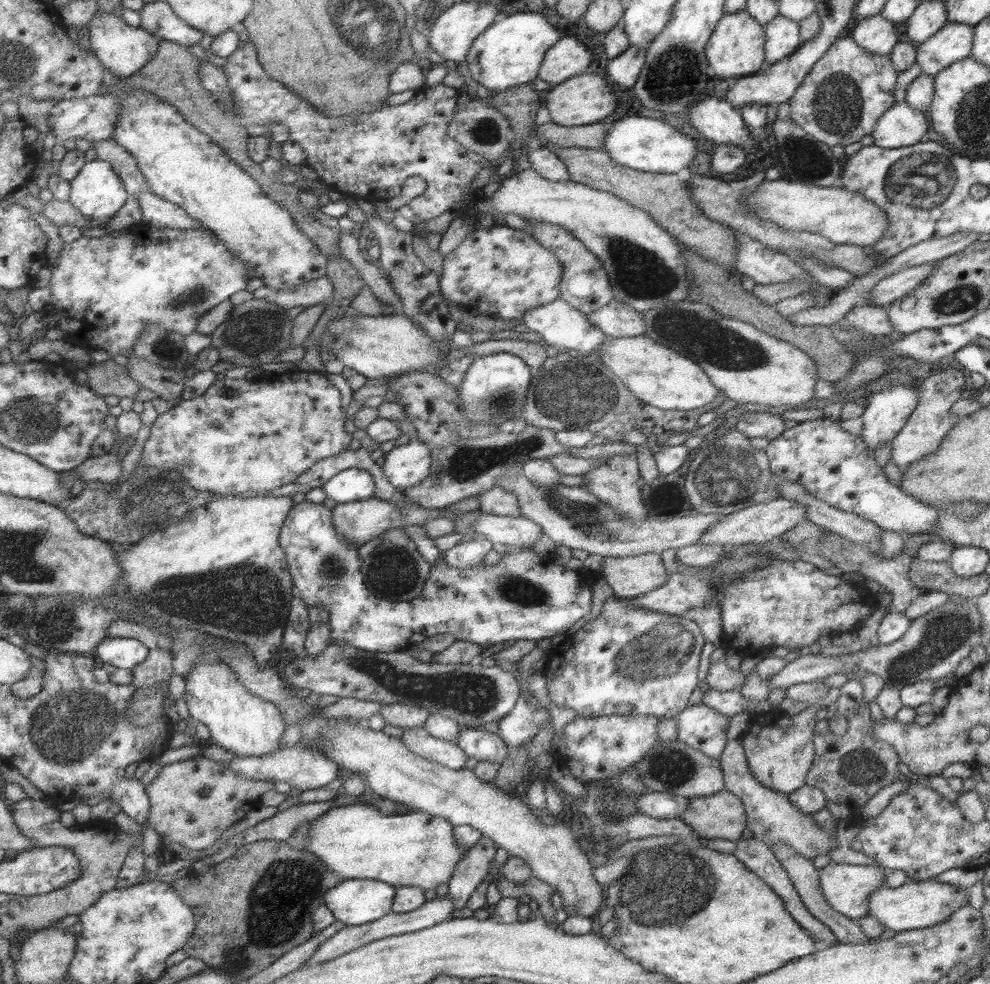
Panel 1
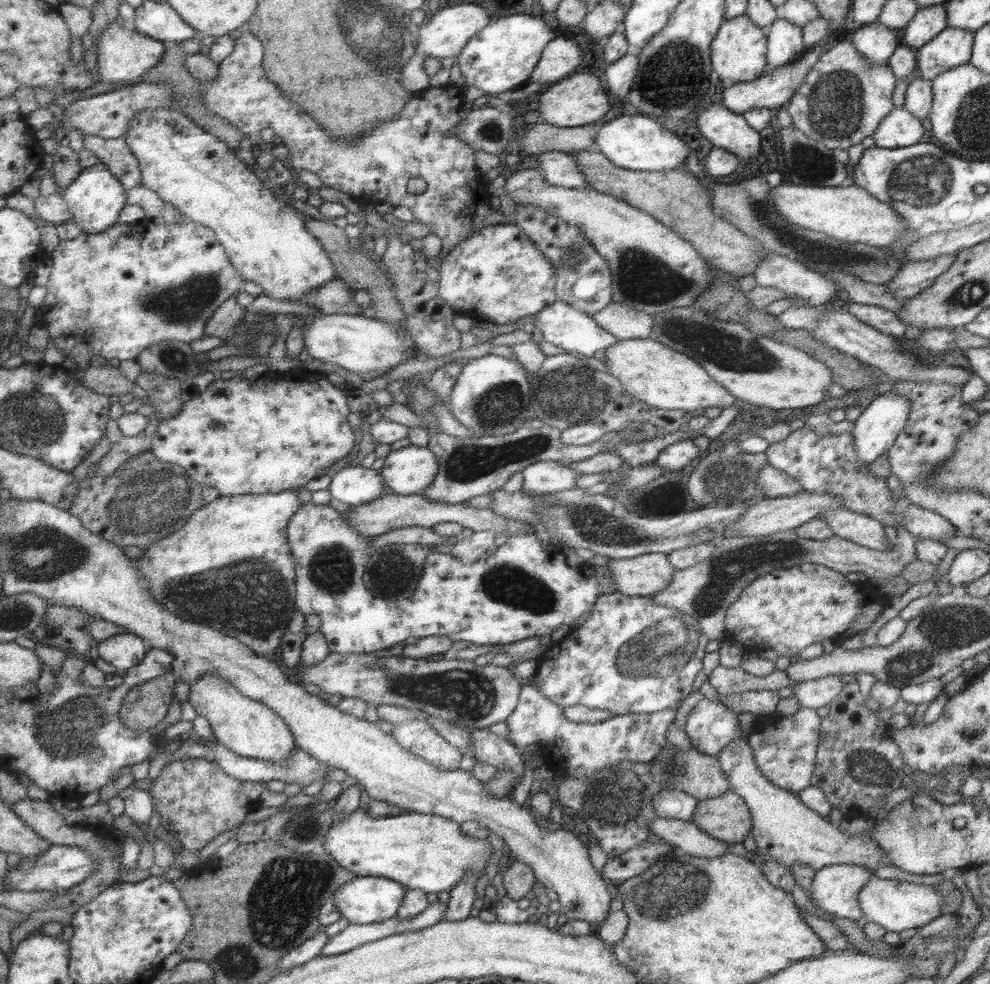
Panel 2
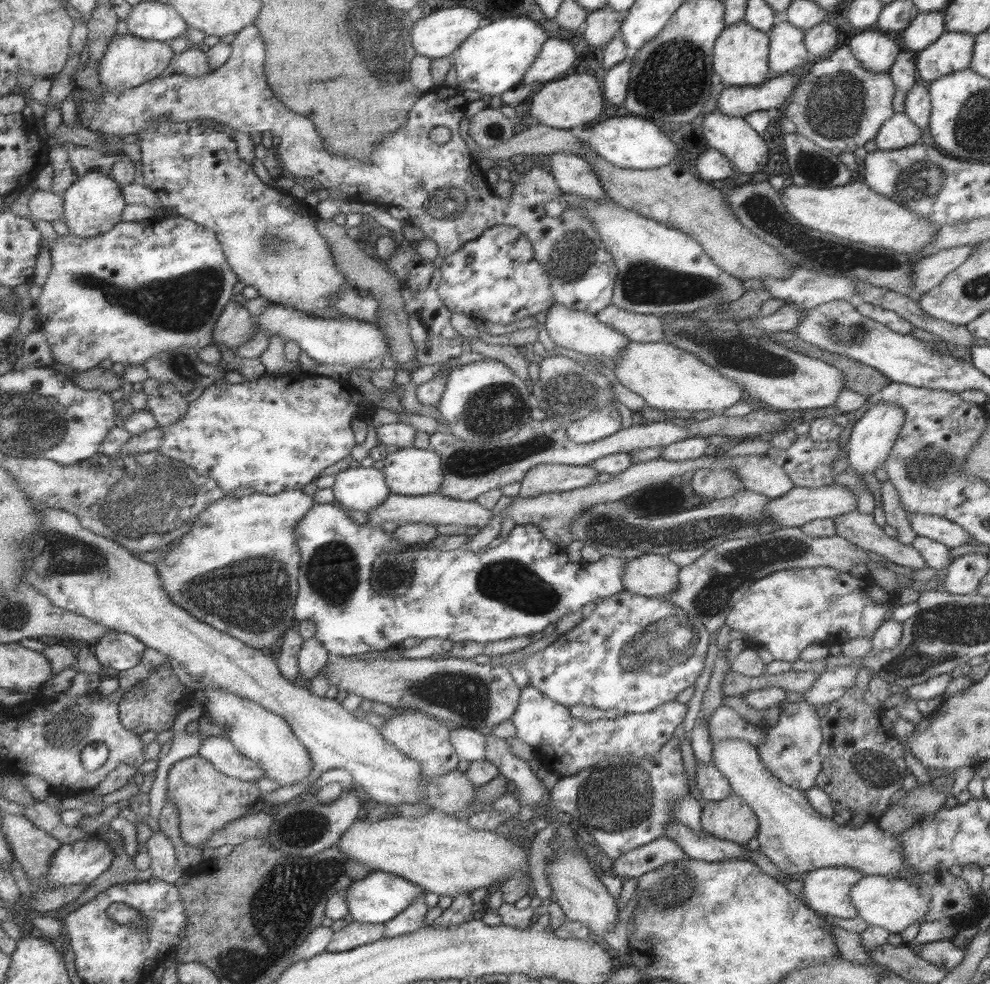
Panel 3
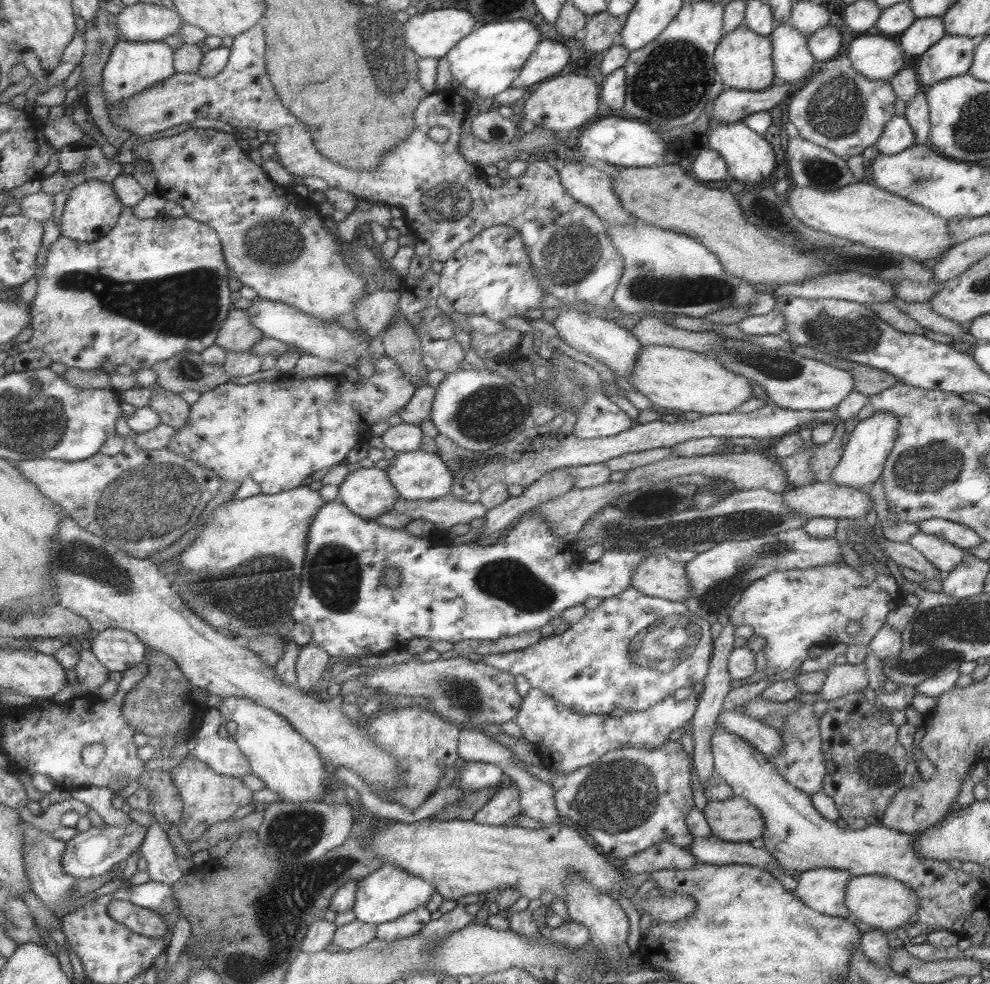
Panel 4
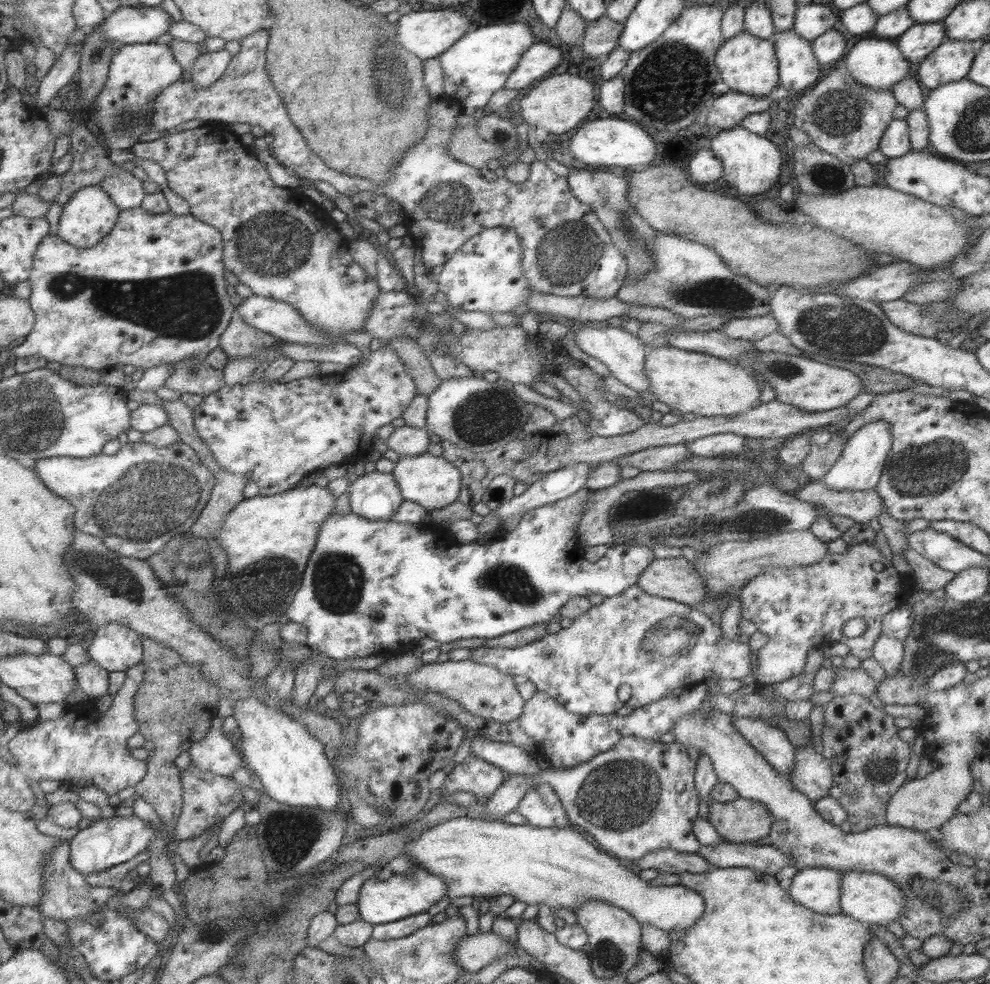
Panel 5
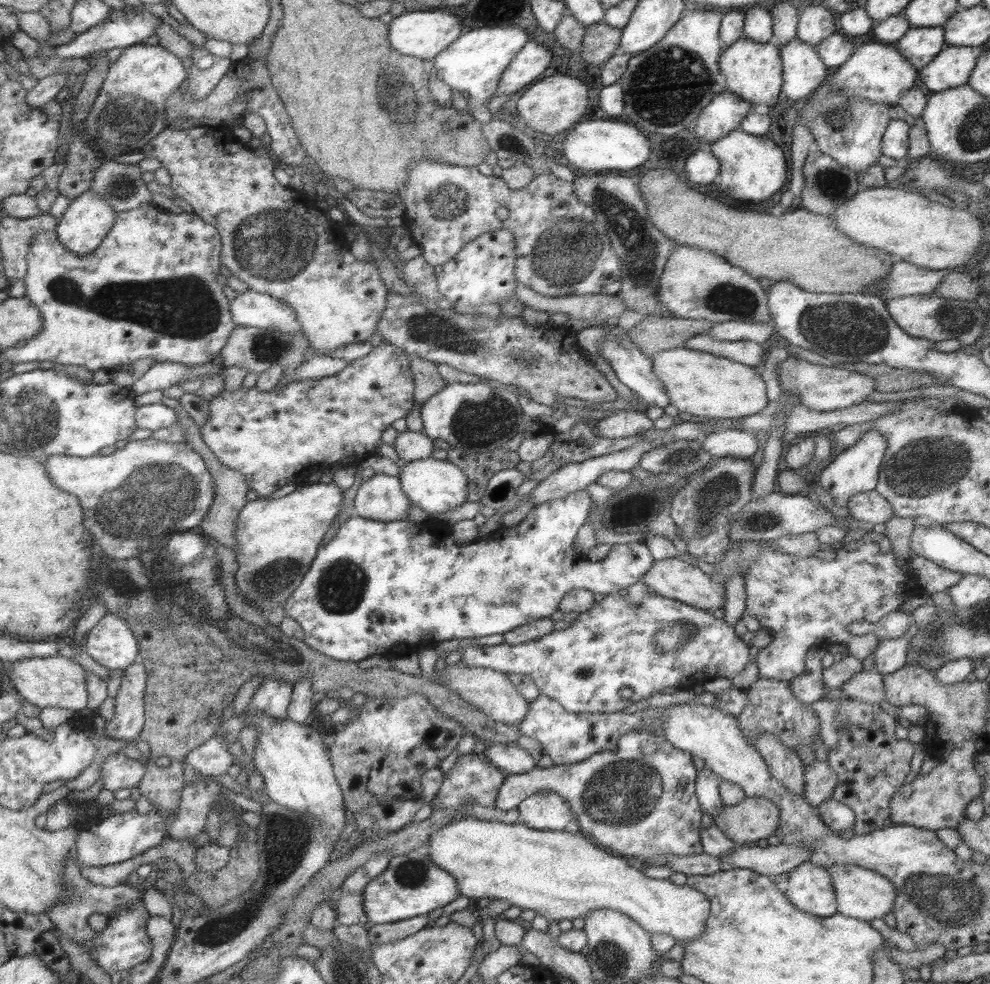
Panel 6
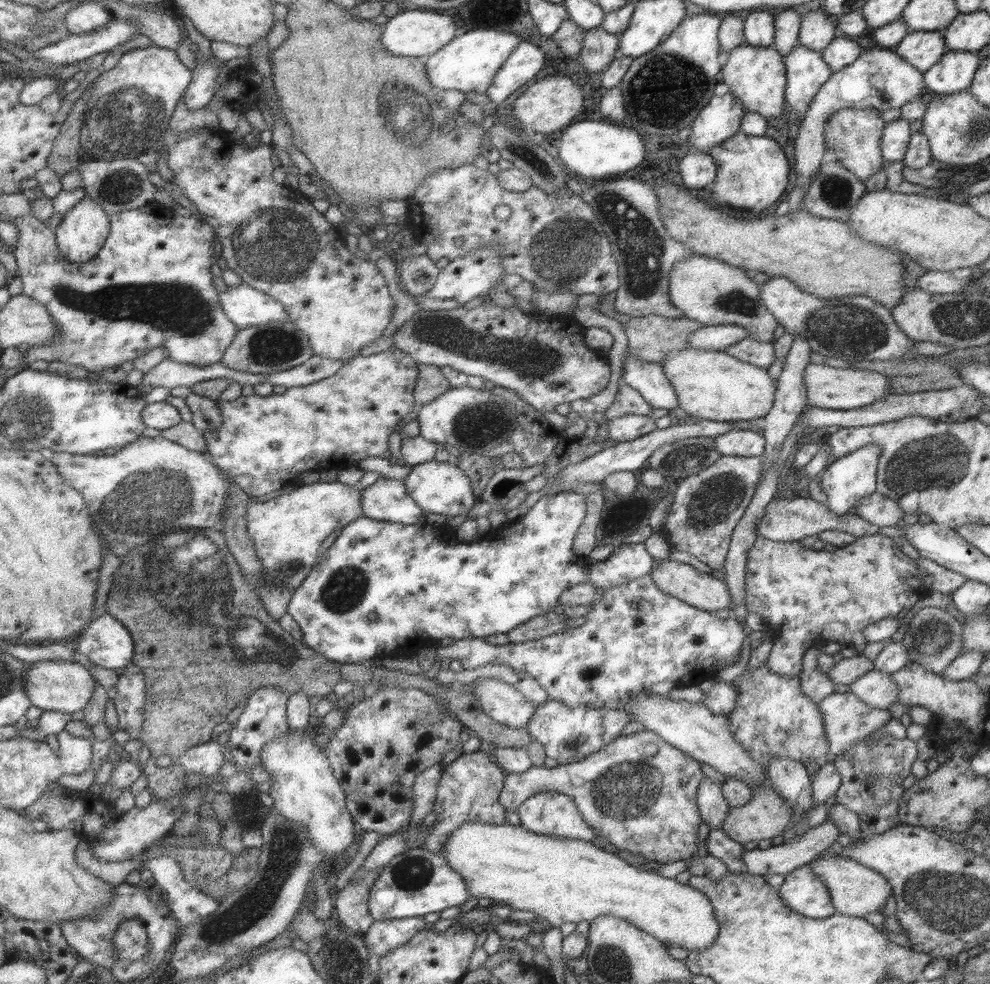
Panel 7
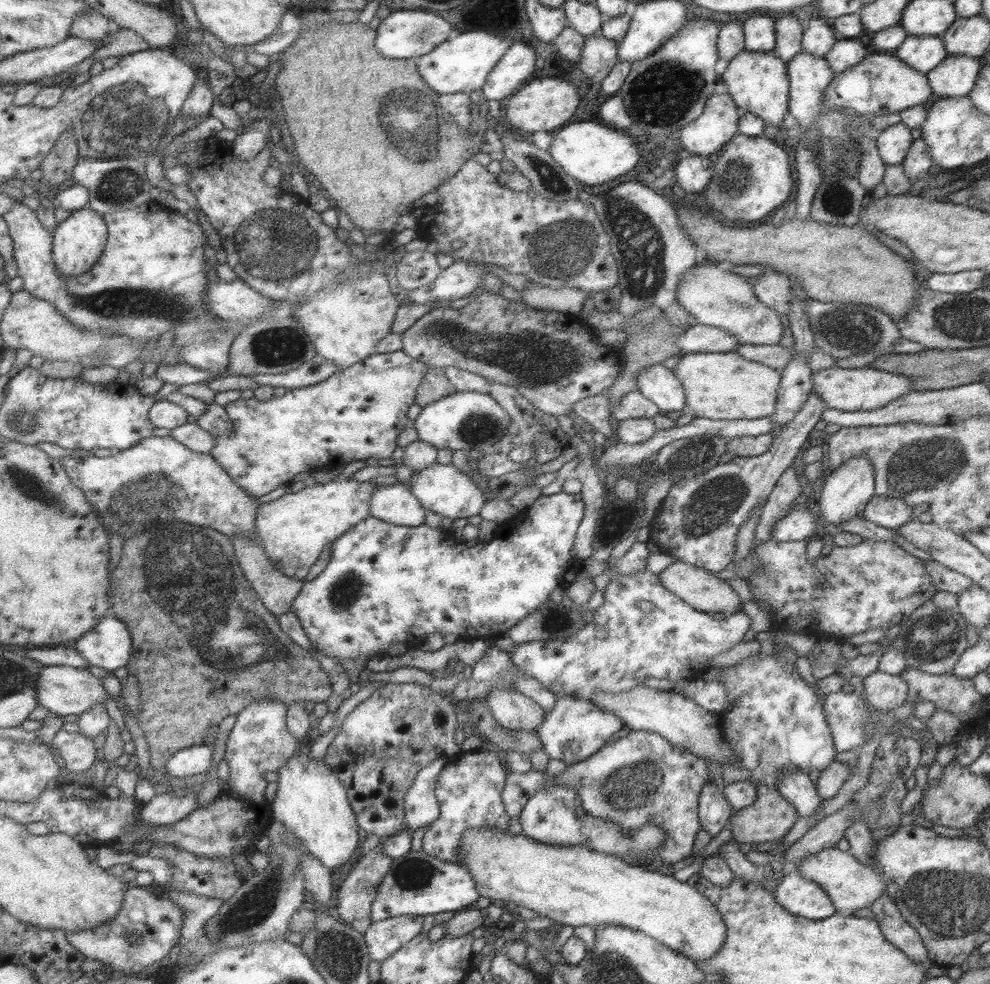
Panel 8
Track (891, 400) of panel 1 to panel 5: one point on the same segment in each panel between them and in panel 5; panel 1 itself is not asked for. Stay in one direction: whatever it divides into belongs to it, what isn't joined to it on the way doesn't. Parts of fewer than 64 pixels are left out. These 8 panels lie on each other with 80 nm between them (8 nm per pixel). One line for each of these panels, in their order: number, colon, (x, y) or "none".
2: (881, 421)
3: (870, 440)
4: (862, 461)
5: (859, 465)

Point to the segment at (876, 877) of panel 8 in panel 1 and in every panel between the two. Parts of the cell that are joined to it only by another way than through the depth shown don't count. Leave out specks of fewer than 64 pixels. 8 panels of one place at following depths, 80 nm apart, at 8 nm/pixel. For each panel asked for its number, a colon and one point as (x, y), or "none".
1: (918, 904)
2: (895, 905)
3: (892, 903)
4: (882, 902)
5: (872, 898)
6: (862, 894)
7: (855, 890)

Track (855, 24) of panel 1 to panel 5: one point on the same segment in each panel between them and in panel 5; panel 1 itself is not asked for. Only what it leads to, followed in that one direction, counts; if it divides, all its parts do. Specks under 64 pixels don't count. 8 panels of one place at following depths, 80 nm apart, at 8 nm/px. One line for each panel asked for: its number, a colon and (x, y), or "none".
2: (874, 41)
3: (876, 51)
4: (877, 58)
5: (877, 63)

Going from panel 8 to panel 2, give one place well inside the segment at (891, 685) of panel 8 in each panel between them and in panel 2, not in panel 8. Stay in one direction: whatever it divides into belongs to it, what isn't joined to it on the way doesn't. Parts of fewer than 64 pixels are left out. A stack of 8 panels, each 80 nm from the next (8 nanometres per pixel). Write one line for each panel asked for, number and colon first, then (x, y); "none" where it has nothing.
2: (814, 693)
3: (831, 684)
4: (843, 679)
5: (856, 681)
6: (868, 687)
7: (875, 688)

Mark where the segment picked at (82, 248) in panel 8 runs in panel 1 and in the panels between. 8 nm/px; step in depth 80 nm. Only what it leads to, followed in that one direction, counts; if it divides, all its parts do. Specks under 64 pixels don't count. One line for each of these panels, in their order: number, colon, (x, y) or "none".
1: (96, 192)
2: (94, 198)
3: (92, 204)
4: (91, 209)
5: (89, 214)
6: (88, 219)
7: (83, 229)

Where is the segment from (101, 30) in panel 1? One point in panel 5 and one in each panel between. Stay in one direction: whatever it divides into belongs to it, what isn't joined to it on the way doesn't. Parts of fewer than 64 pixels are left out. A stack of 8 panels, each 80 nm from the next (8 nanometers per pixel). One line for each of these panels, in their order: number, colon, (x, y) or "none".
2: (122, 54)
3: (127, 61)
4: (131, 66)
5: (136, 71)

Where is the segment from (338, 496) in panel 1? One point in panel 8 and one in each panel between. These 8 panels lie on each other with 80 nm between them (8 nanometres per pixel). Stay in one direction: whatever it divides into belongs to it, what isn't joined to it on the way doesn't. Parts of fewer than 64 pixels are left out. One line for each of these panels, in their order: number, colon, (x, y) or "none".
2: (354, 485)
3: (361, 488)
4: (367, 492)
5: (374, 495)
6: (380, 498)
7: (386, 499)
8: (395, 504)

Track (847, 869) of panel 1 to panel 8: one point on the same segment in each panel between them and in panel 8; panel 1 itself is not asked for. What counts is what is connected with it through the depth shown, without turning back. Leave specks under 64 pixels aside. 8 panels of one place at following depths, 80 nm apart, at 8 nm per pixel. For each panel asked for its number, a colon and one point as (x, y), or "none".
2: (834, 888)
3: (825, 890)
4: (822, 889)
5: (818, 889)
6: (809, 888)
7: (802, 891)
8: (796, 895)

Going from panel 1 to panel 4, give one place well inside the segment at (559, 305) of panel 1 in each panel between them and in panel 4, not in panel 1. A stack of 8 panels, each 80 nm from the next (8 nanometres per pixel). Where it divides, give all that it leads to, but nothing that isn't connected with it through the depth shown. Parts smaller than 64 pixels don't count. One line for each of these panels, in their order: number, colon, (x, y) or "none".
2: (564, 326)
3: (576, 330)
4: (613, 345)

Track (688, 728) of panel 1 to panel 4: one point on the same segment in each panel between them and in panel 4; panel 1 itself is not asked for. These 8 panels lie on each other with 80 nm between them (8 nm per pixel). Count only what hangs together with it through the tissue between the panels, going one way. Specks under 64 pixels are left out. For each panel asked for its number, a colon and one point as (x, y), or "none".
2: (709, 726)
3: (722, 723)
4: (764, 738)

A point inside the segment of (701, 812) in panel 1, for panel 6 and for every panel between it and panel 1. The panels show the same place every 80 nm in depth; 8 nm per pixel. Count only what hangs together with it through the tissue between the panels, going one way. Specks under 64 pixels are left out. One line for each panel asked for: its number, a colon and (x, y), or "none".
2: (726, 817)
3: (730, 819)
4: (734, 819)
5: (740, 820)
6: (753, 818)

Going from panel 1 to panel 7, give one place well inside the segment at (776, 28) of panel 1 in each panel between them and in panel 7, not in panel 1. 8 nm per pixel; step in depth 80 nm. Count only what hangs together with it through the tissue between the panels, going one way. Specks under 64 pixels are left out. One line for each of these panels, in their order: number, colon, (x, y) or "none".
2: (784, 44)
3: (786, 50)
4: (792, 62)
5: (797, 68)
6: (803, 72)
7: (805, 70)

